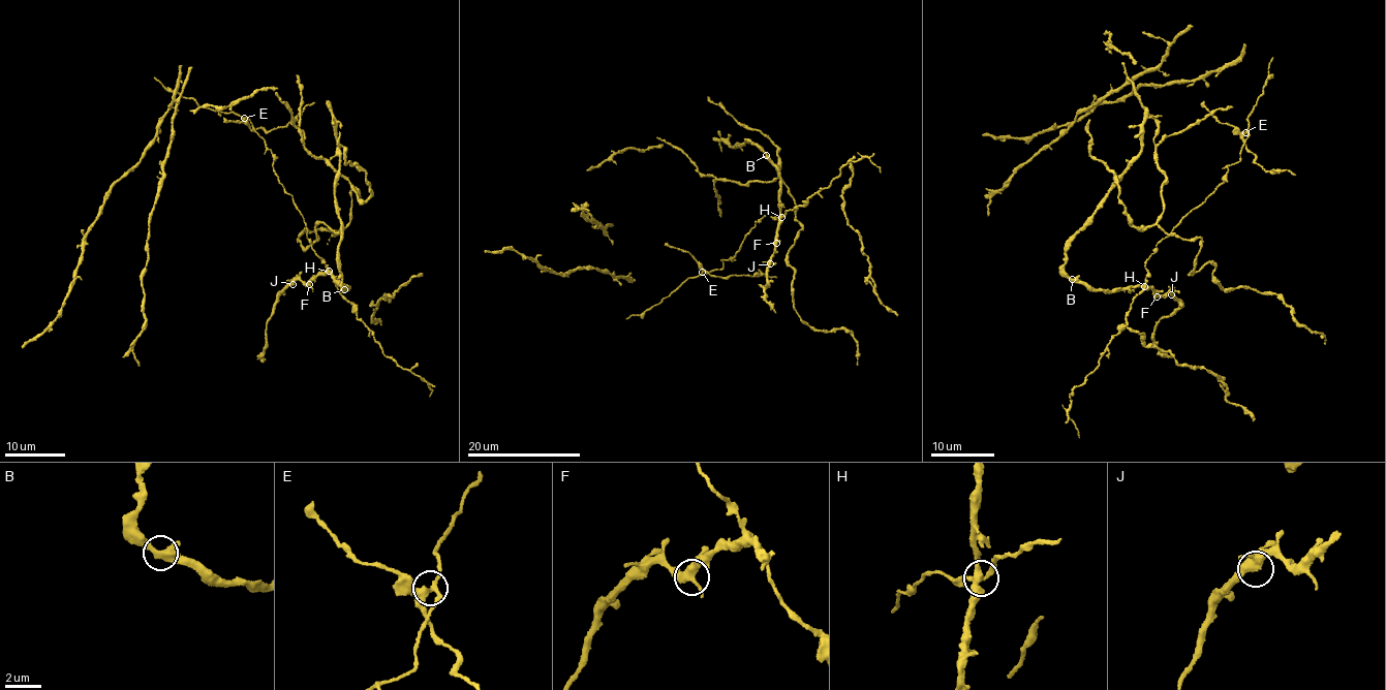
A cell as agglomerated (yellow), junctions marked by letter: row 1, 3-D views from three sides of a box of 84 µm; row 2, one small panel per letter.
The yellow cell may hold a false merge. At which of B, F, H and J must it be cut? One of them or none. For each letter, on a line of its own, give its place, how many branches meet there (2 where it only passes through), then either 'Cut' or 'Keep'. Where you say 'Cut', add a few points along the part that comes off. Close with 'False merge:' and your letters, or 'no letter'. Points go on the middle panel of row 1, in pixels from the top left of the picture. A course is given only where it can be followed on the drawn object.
B: Place: (766, 155). Branches: 3. Keep
F: Place: (776, 243). Branches: 3. Keep
H: Place: (781, 217). Branches: 4. Cut. Course of the part to remove: (781, 217), (767, 215), (756, 221), (722, 268), (685, 279), (643, 313), (626, 318)
J: Place: (770, 263). Branches: 4. Keep
False merge: H

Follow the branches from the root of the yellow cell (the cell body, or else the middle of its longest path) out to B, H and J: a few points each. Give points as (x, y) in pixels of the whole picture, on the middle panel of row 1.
B: (745, 140), (748, 144), (746, 140), (751, 140), (766, 155)
H: (745, 140), (757, 144), (778, 171), (781, 217)
J: (745, 140), (757, 144), (778, 171), (780, 220), (770, 263)

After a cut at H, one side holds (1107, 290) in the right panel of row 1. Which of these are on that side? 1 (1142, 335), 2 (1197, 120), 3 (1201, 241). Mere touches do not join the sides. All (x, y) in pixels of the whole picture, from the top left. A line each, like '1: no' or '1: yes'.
1: yes
2: yes
3: yes

